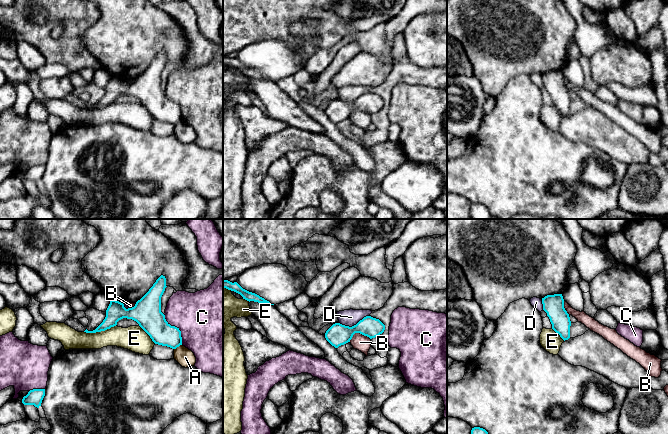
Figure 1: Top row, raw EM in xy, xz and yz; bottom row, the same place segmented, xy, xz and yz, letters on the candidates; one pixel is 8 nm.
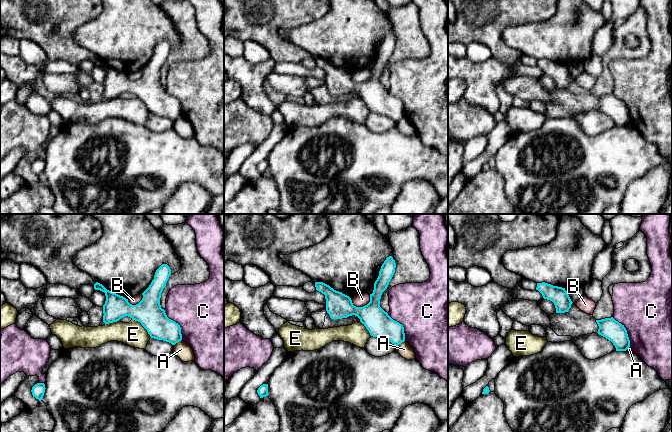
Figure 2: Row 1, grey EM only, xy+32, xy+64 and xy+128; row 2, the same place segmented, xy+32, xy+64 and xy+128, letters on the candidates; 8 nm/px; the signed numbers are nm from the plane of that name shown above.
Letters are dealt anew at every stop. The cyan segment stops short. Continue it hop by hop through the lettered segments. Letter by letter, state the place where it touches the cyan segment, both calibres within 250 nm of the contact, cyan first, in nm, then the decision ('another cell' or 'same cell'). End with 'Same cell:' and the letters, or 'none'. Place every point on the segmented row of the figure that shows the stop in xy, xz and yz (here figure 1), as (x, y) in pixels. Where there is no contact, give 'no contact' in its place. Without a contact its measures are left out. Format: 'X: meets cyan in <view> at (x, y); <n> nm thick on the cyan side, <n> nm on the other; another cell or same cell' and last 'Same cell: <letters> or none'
A: meets cyan in xy at (177, 346); 190 nm thick on the cyan side, 140 nm on the other; another cell
B: meets cyan in xz at (358, 332); 170 nm thick on the cyan side, 130 nm on the other; another cell
C: meets cyan in xy at (177, 328); 200 nm thick on the cyan side, 460 nm on the other; another cell
D: meets cyan in xz at (354, 325); 170 nm thick on the cyan side, 130 nm on the other; another cell
E: meets cyan in xy at (99, 331); 150 nm thick on the cyan side, 180 nm on the other; another cell
Same cell: none

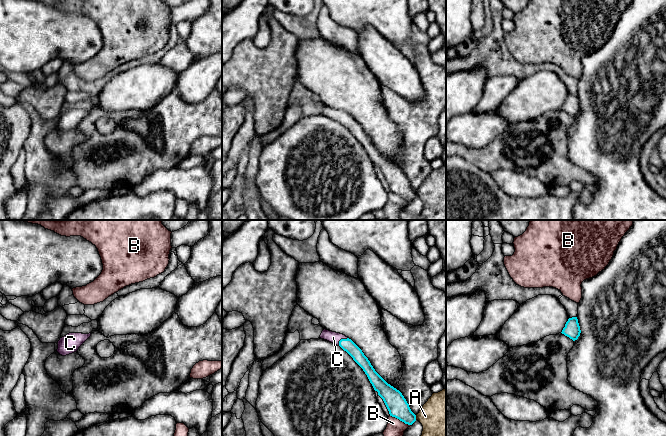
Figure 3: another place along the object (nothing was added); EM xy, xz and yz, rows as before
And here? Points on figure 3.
A: meets cyan in xz at (415, 417); 160 nm thick on the cyan side, 360 nm on the other; another cell
B: meets cyan in xz at (400, 420); 160 nm thick on the cyan side, 140 nm on the other; another cell
C: meets cyan in xz at (341, 339); 100 nm thick on the cyan side, 90 nm on the other; same cell
Same cell: C

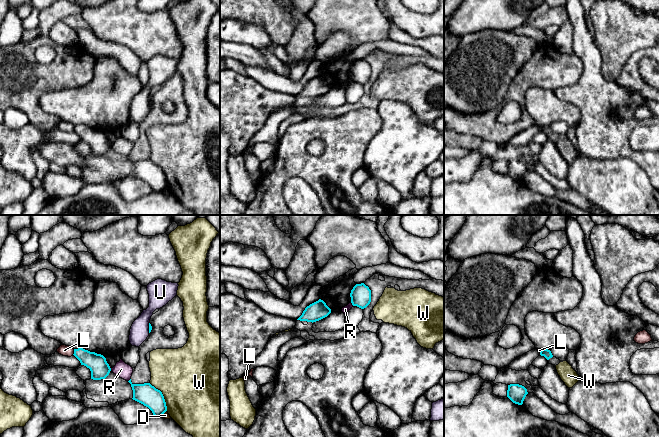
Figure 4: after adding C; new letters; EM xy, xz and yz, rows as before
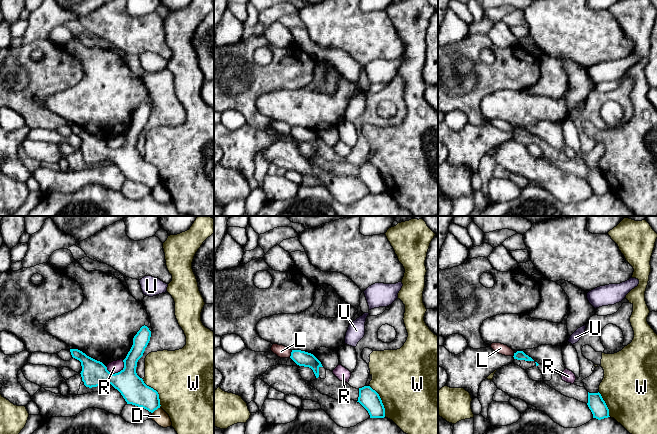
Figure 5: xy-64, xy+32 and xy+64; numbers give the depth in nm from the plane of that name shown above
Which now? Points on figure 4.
D: meets cyan in xy at (163, 413); 170 nm thick on the cyan side, 50 nm on the other; another cell
L: meets cyan in xy at (74, 352); 160 nm thick on the cyan side, 90 nm on the other; another cell
R: meets cyan in xz at (352, 304); 160 nm thick on the cyan side, 50 nm on the other; another cell
U: meets cyan in xy at (149, 328); 30 nm thick on the cyan side, 150 nm on the other; another cell
W: meets cyan in xy at (162, 395); 170 nm thick on the cyan side, 480 nm on the other; another cell
Same cell: none

